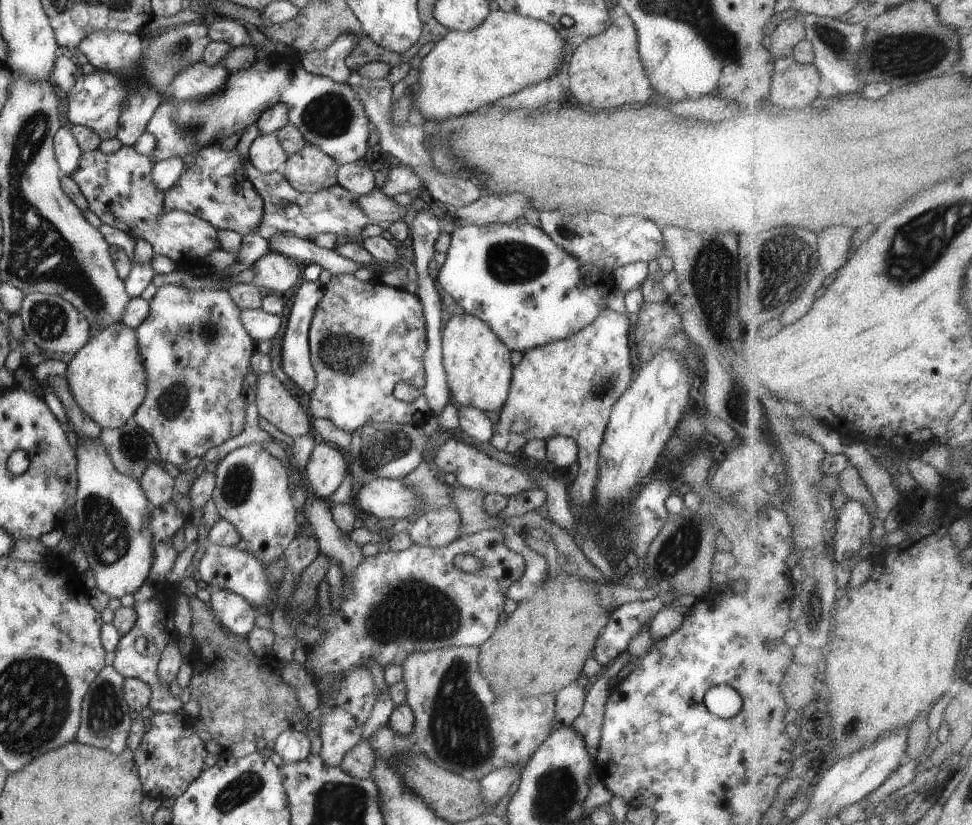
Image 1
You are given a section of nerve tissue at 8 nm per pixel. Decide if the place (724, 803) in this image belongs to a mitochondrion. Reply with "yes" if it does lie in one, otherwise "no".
no

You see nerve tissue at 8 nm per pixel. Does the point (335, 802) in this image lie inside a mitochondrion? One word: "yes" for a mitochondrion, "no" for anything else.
yes

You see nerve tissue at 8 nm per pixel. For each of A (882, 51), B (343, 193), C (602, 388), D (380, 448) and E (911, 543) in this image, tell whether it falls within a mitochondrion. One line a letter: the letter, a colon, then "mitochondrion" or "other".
A: mitochondrion
B: other
C: mitochondrion
D: mitochondrion
E: other

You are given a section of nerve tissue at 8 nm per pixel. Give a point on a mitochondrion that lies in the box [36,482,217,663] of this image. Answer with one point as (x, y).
(107, 537)

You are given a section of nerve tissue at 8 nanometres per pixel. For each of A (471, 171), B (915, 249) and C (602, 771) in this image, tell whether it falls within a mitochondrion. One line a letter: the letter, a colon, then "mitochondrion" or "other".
A: other
B: mitochondrion
C: other

